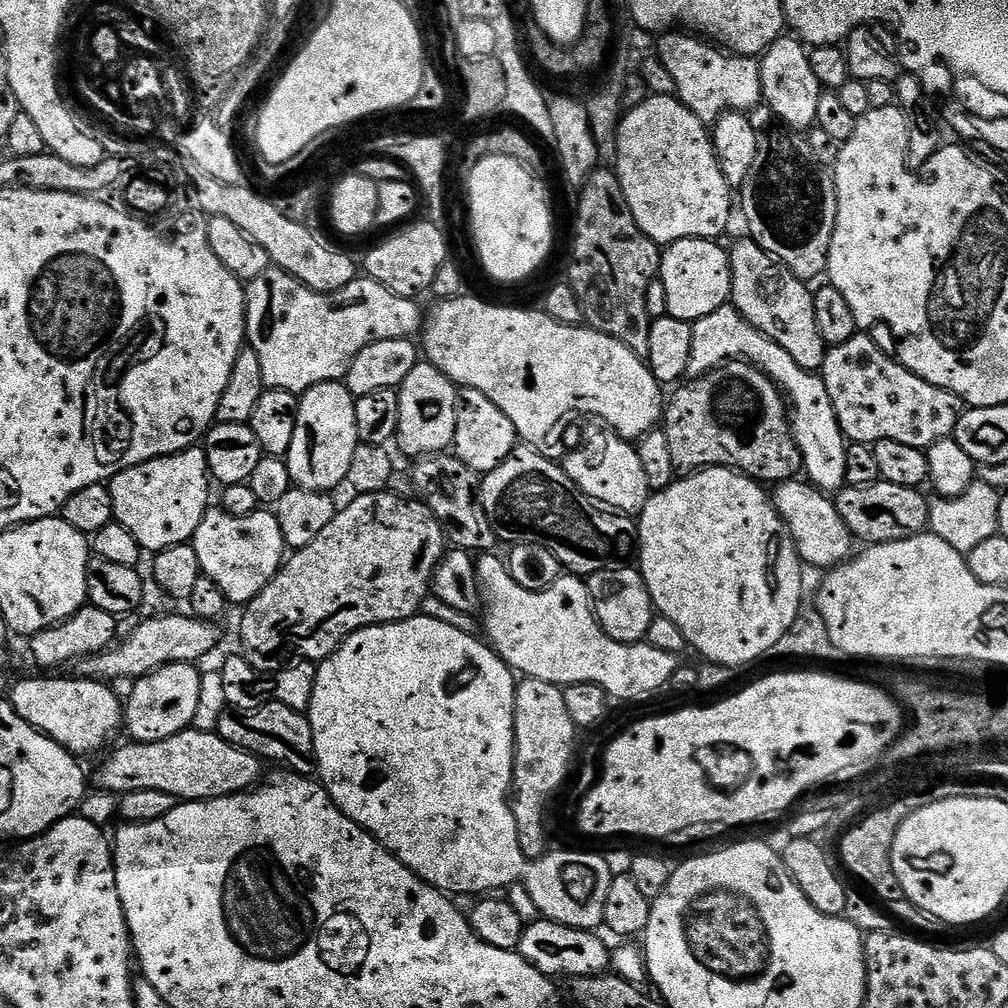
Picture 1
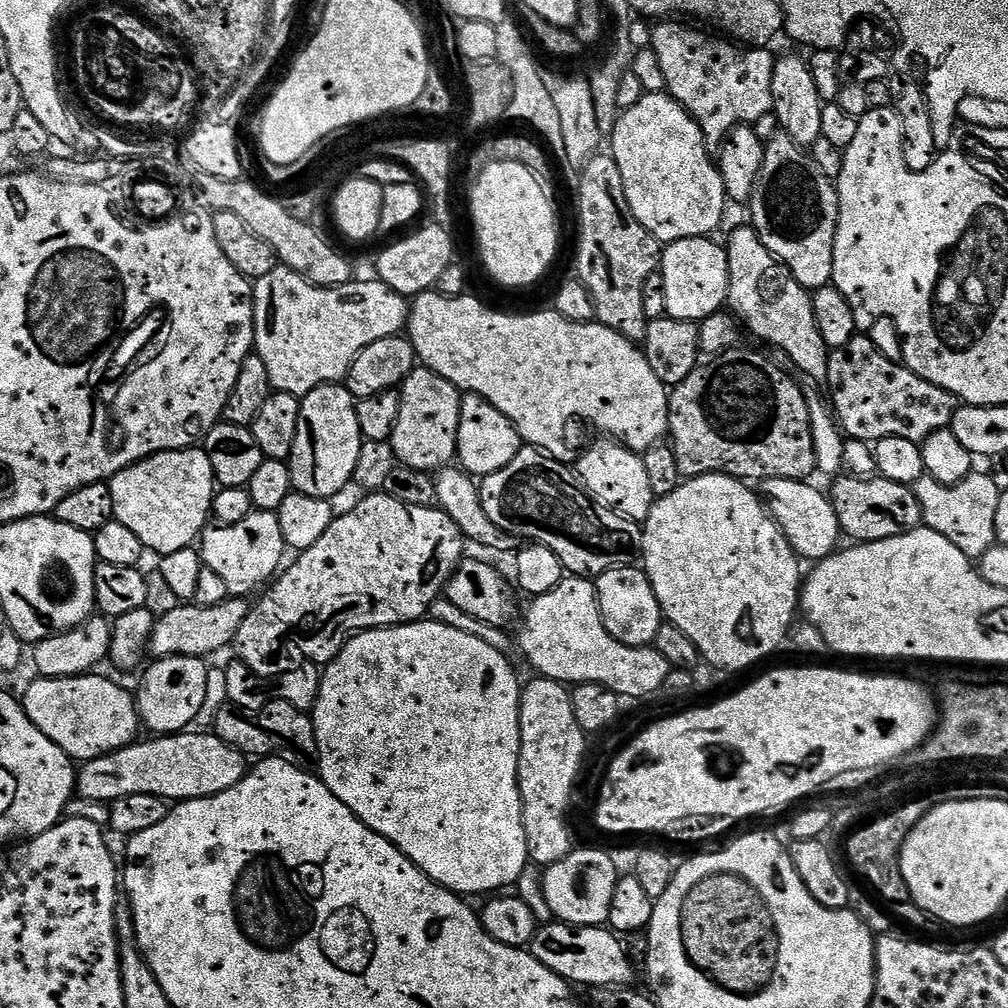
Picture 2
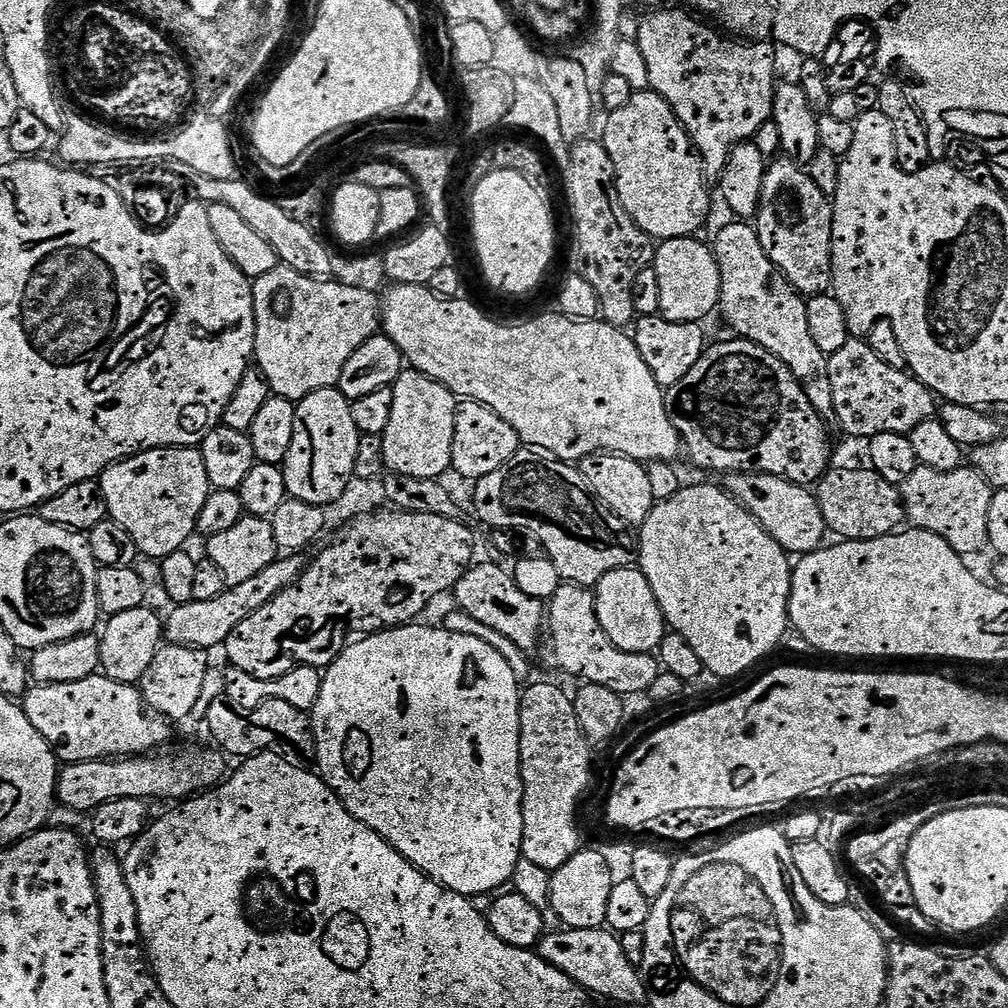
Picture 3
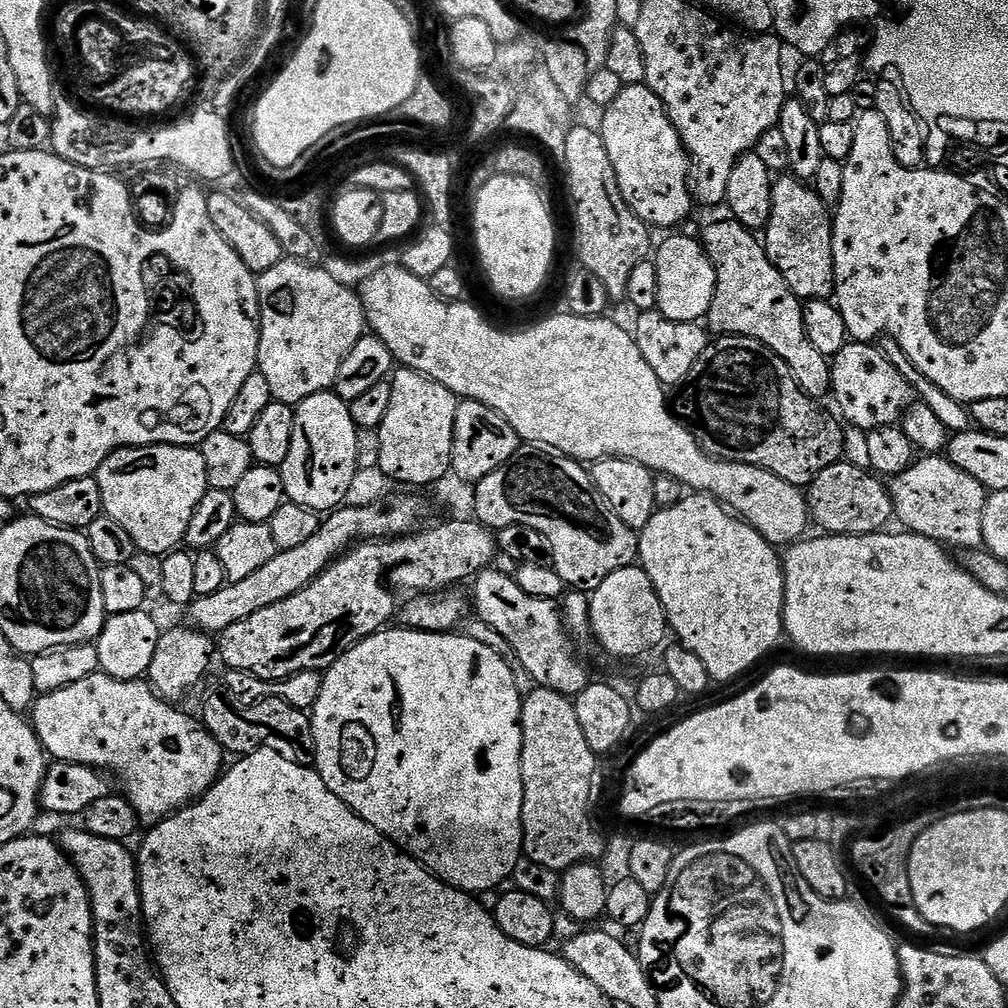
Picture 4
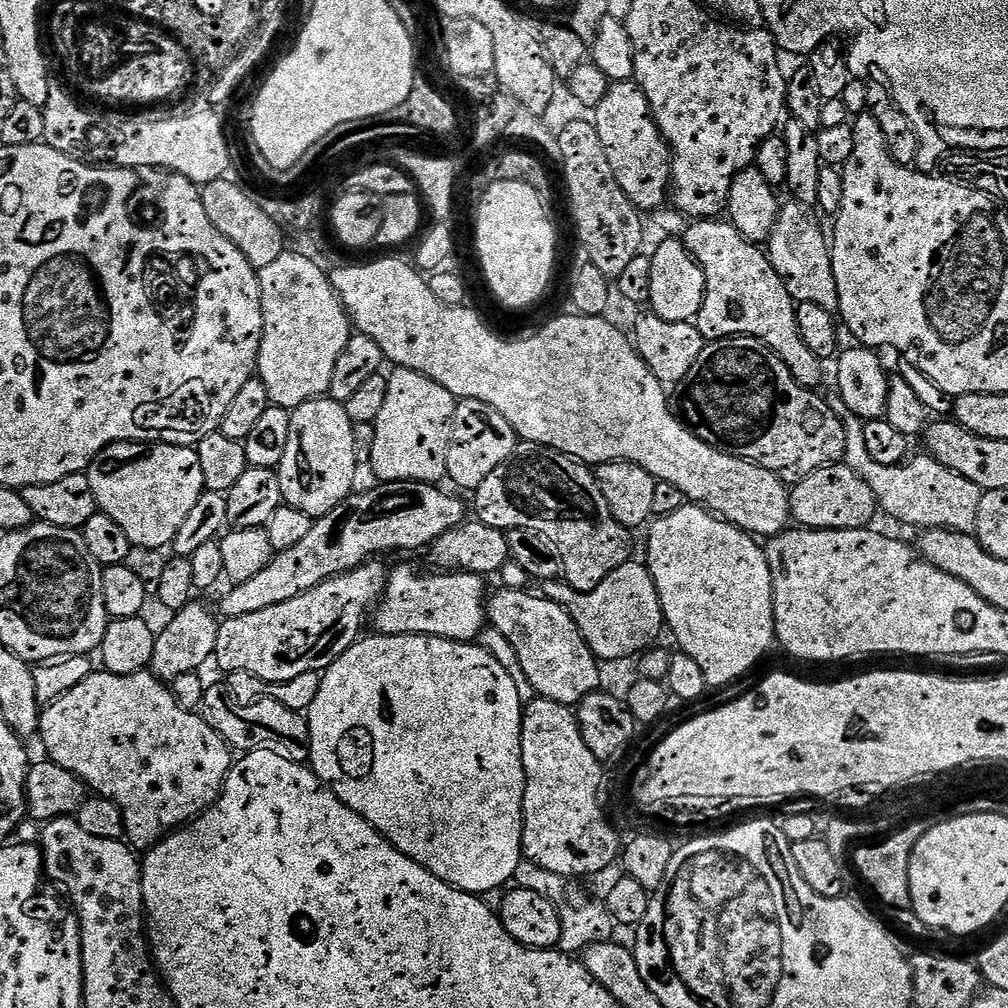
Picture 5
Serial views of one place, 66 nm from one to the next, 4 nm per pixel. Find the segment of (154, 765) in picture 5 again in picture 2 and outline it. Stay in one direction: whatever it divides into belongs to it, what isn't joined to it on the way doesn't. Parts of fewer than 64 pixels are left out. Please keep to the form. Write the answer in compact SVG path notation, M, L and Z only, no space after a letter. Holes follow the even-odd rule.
M101 674L70 678L36 678L22 695L24 713L74 762L117 752L141 735L140 714L131 691Z

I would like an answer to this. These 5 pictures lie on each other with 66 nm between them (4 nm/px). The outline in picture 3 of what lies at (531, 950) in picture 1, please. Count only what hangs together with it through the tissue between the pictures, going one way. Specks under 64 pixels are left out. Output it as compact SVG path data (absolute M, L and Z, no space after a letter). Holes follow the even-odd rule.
M594 927L569 928L549 931L540 937L538 954L550 962L562 974L569 976L575 984L581 984L593 997L605 996L620 1004L644 1004L648 999L648 989L644 977L632 965L626 949L620 945L621 937L611 930Z

